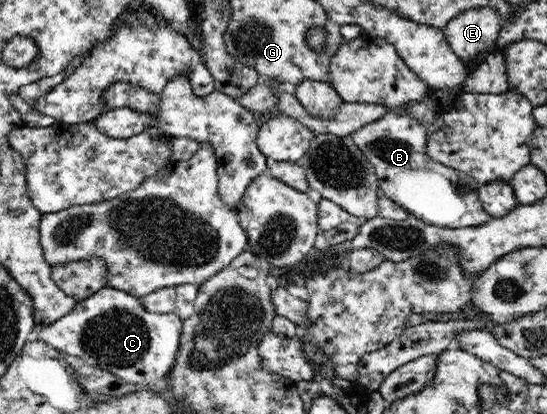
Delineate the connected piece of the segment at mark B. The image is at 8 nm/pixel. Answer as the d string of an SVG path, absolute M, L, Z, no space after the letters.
M388 111L384 117L361 127L350 134L352 141L364 152L368 161L374 166L379 188L389 198L409 211L414 218L426 222L428 225L456 229L482 225L490 221L491 215L482 207L479 200L479 184L470 175L433 161L427 151L427 129L422 123L403 115L398 111Z

